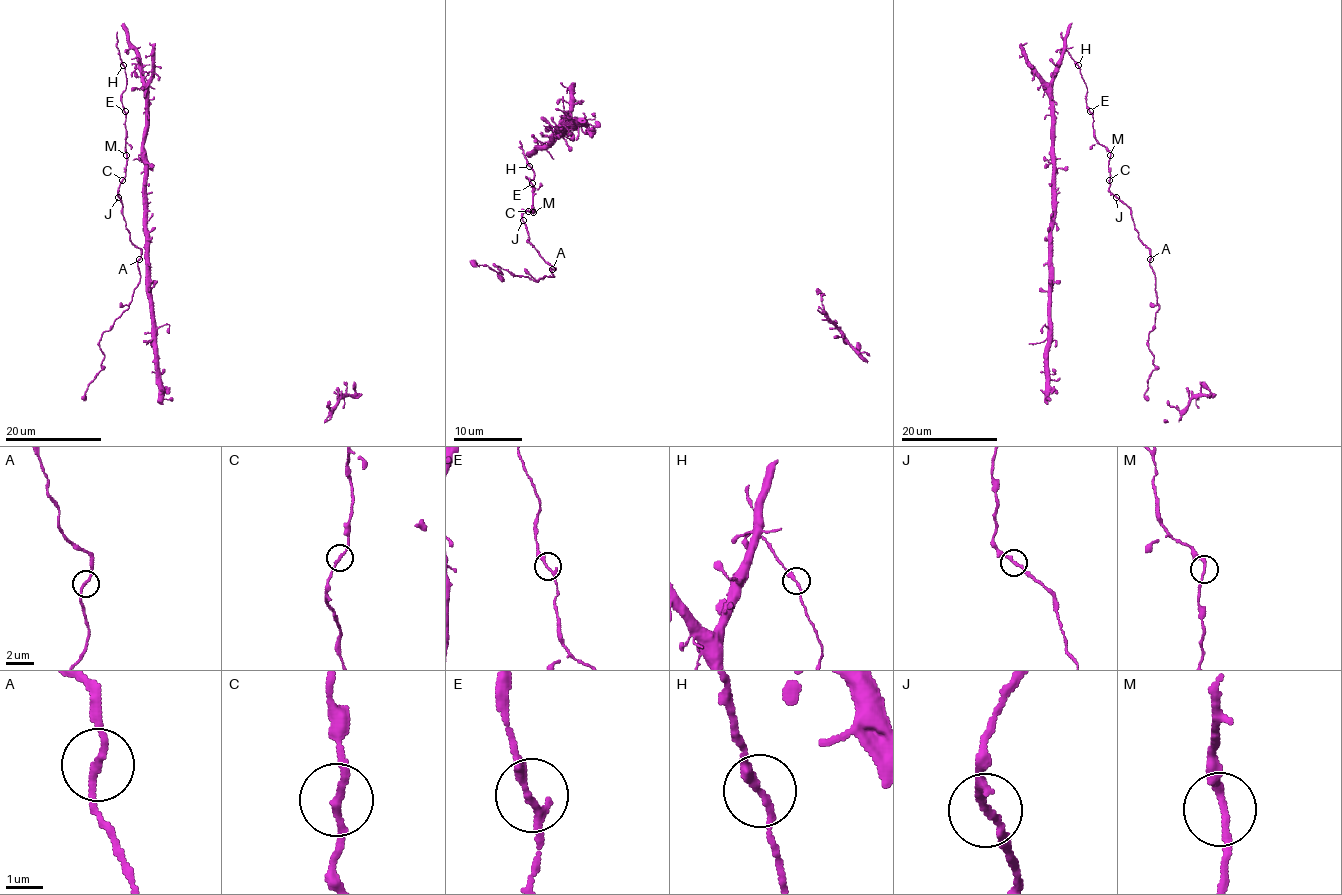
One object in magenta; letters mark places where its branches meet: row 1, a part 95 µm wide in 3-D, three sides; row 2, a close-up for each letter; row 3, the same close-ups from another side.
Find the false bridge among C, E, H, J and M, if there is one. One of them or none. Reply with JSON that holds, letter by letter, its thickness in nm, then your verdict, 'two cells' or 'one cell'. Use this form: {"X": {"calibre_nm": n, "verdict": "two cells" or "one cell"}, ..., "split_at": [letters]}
{"C": {"calibre_nm": 180, "verdict": "one cell"}, "E": {"calibre_nm": 240, "verdict": "one cell"}, "H": {"calibre_nm": 220, "verdict": "one cell"}, "J": {"calibre_nm": 190, "verdict": "one cell"}, "M": {"calibre_nm": 200, "verdict": "one cell"}, "split_at": []}

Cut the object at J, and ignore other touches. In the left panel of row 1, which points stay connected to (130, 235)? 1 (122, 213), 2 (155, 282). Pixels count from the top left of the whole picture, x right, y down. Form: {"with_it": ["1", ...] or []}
{"with_it": ["1"]}

